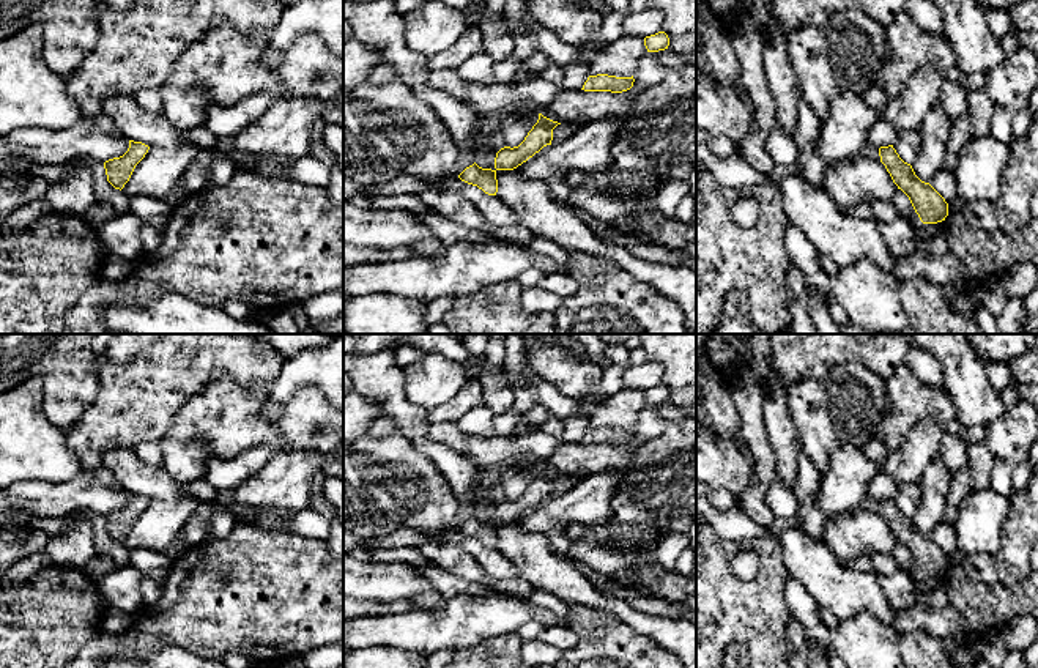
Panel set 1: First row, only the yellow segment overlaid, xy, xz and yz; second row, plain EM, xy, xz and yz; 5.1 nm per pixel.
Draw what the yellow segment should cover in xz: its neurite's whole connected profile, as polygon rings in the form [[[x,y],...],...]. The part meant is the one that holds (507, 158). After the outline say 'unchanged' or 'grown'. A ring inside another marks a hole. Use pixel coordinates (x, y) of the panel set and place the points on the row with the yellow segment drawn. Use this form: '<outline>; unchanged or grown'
[[[539,113],[537,123],[528,132],[525,140],[518,147],[504,147],[496,153],[495,169],[496,170],[513,170],[536,153],[539,153],[543,147],[551,145],[553,129],[561,124],[553,121],[542,113]]]; unchanged

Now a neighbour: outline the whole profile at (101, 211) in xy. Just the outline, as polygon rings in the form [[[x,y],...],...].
[[[96,199],[93,206],[82,217],[87,224],[99,228],[106,221],[117,216],[120,214],[110,203]]]

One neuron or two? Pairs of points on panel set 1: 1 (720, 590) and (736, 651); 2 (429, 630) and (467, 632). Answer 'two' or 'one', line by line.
1: two
2: one

